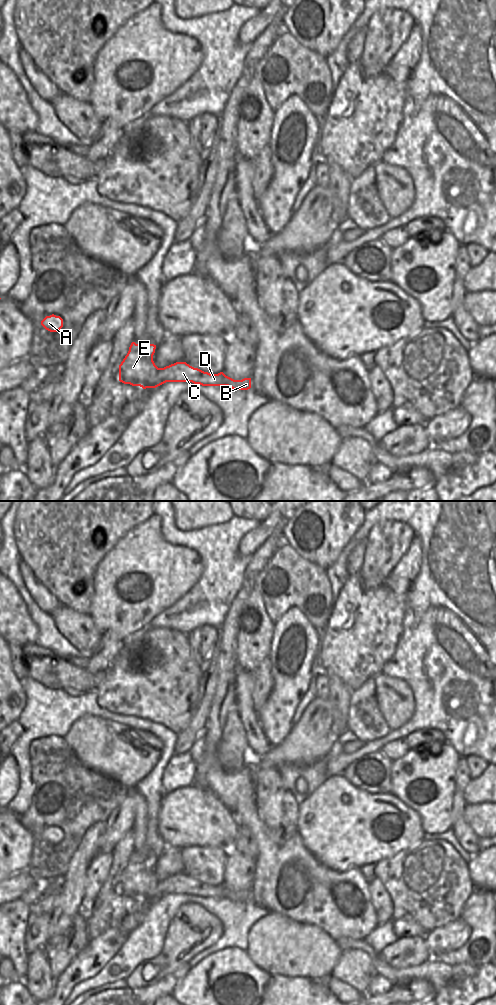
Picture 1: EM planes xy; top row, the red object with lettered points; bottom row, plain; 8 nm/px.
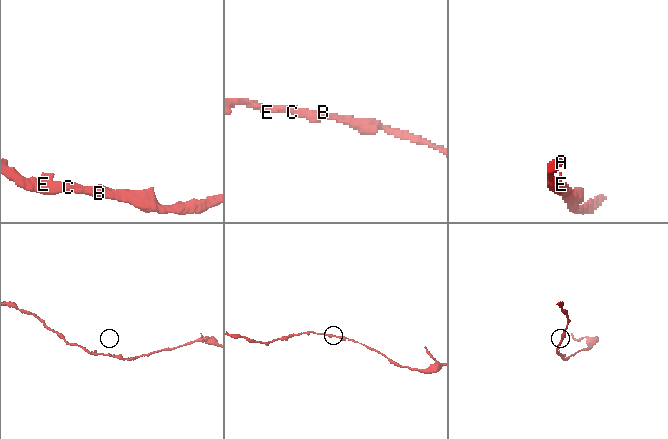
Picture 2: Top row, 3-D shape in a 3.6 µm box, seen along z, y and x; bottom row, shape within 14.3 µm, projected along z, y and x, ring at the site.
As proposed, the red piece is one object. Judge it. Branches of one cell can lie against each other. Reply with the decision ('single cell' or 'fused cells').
single cell

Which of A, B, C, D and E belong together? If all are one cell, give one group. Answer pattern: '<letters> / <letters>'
A B C D E

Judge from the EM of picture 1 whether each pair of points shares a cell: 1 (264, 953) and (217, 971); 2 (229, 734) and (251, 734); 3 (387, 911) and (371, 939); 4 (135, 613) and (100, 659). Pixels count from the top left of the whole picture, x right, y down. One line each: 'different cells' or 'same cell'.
1: different cells
2: different cells
3: different cells
4: different cells

